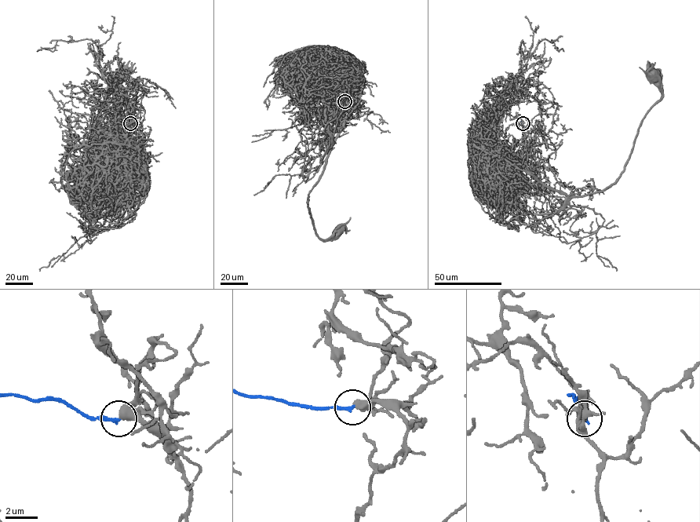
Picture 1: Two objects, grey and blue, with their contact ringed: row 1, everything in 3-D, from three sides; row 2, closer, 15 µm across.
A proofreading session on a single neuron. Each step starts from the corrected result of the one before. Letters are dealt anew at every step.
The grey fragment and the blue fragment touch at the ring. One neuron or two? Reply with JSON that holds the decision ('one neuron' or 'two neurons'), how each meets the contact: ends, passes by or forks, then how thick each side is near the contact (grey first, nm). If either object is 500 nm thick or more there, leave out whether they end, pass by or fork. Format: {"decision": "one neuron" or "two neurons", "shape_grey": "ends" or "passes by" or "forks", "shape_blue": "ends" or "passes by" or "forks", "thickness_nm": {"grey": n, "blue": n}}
{"decision": "two neurons", "thickness_nm": {"grey": 550, "blue": 220}}

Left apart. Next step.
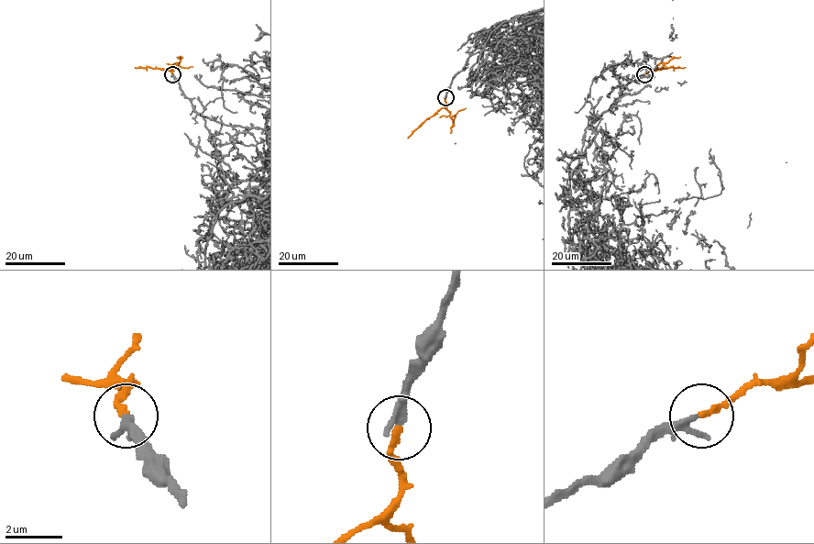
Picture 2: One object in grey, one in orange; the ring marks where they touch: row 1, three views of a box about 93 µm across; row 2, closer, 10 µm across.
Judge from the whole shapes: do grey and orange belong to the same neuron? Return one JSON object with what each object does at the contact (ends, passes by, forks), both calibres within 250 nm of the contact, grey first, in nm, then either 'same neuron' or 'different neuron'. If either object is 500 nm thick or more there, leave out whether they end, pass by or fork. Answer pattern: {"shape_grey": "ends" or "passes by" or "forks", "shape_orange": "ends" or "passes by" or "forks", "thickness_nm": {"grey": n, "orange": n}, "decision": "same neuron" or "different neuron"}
{"shape_grey": "passes by", "shape_orange": "ends", "thickness_nm": {"grey": 200, "orange": 200}, "decision": "same neuron"}

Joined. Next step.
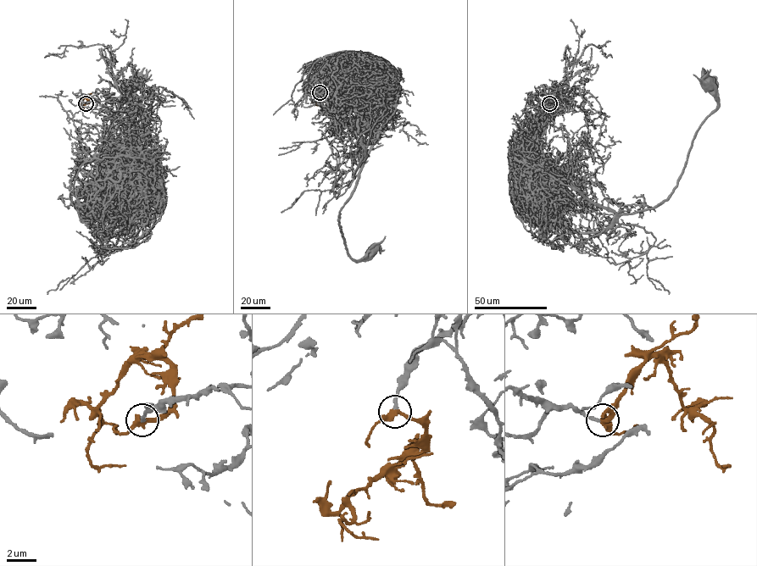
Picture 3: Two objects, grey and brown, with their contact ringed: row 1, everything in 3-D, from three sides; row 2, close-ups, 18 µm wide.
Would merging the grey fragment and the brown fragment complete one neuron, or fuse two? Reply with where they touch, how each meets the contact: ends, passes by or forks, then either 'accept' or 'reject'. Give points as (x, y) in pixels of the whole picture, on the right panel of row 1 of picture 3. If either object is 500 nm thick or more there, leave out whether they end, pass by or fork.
(549, 103) | grey ends | brown passes by | accept

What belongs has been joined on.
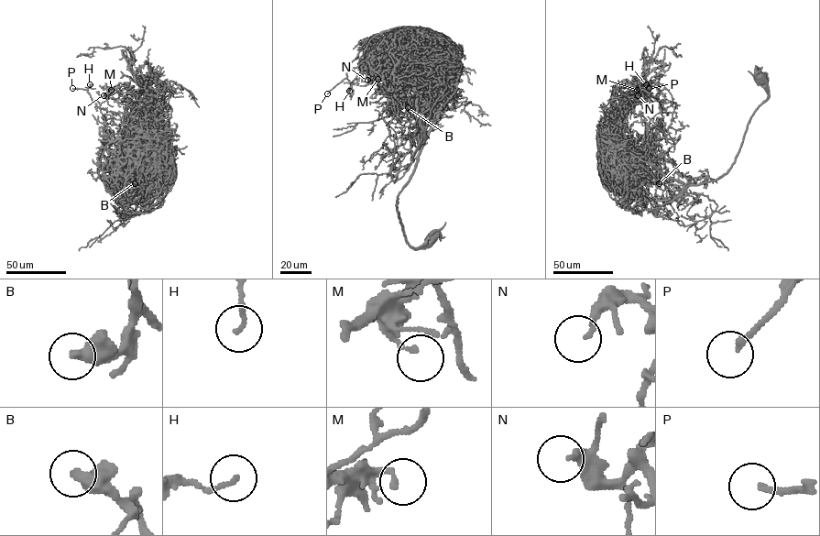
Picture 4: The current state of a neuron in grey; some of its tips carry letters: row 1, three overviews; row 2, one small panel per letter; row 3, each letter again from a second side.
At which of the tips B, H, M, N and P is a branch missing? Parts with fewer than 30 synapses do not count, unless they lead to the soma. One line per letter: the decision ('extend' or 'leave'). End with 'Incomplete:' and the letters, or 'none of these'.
B: extend
H: leave
M: leave
N: leave
P: leave
Incomplete: B

